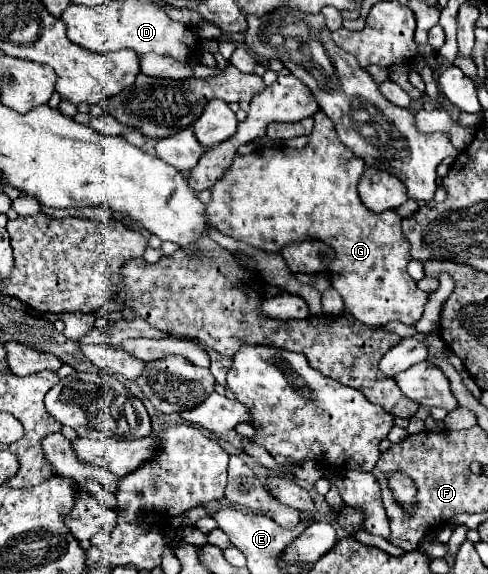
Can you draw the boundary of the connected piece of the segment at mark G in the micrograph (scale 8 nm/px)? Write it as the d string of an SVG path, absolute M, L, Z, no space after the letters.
M317 113L315 129L309 135L309 145L305 149L263 149L251 155L237 155L231 169L211 189L207 221L223 235L245 241L267 253L279 253L289 243L319 239L335 251L335 259L329 265L329 281L339 291L345 301L345 309L353 313L355 319L371 327L383 327L391 321L415 325L423 315L429 295L417 289L415 281L407 273L407 265L413 257L407 241L403 241L401 217L395 211L373 213L361 205L357 183L363 175L365 161L355 157L337 139L333 123L325 113Z

